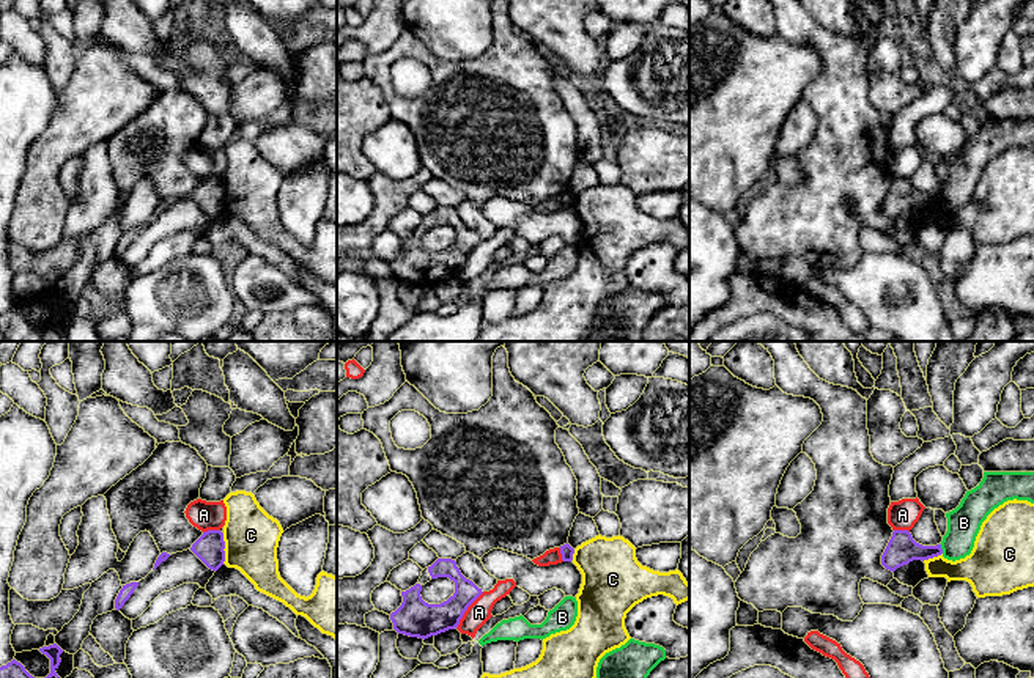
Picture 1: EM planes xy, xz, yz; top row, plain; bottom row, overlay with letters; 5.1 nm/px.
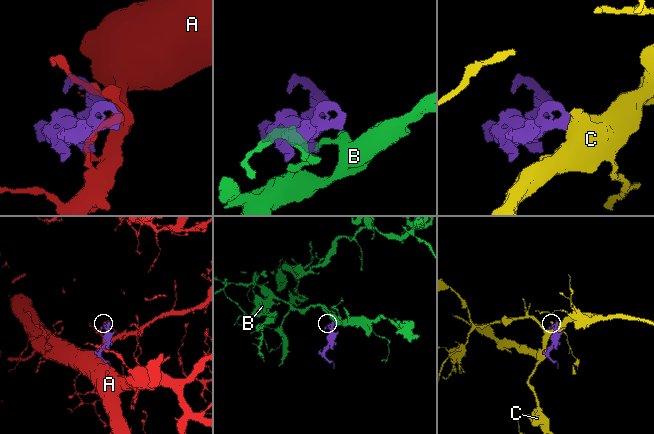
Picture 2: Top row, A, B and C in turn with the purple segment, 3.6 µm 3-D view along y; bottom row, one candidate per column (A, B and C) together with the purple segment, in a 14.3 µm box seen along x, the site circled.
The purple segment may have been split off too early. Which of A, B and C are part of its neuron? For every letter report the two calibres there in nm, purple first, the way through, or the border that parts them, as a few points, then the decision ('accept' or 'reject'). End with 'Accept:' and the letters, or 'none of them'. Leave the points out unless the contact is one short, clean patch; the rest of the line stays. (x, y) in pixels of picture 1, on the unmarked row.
A: 190/120 nm | reject
B: 150/170 nm | along yz (940, 192), (943, 200) | reject
C: 150/280 nm | along xy (222, 181), (224, 210) | reject
Accept: none of them

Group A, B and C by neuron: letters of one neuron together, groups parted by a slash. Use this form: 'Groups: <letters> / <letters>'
Groups: A / B / C

